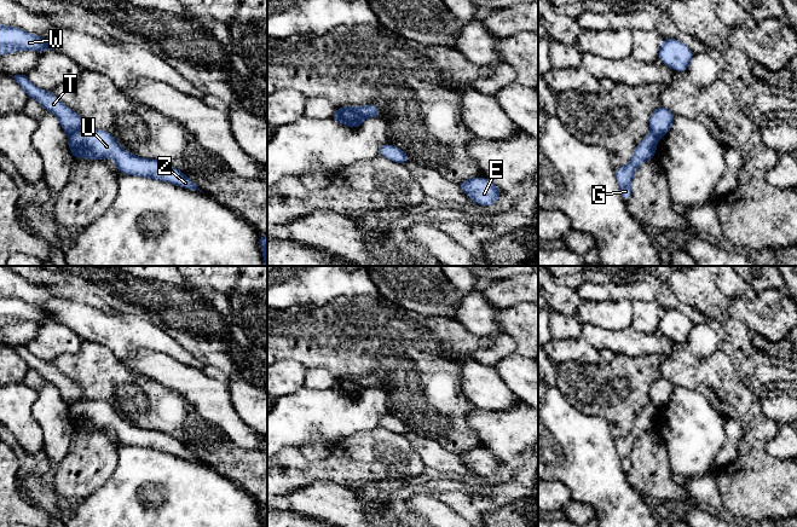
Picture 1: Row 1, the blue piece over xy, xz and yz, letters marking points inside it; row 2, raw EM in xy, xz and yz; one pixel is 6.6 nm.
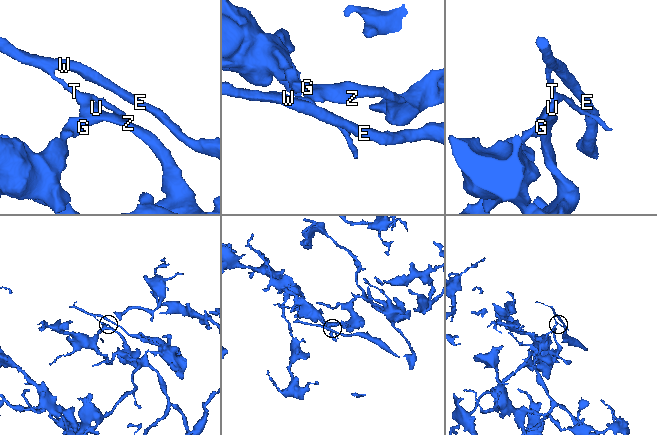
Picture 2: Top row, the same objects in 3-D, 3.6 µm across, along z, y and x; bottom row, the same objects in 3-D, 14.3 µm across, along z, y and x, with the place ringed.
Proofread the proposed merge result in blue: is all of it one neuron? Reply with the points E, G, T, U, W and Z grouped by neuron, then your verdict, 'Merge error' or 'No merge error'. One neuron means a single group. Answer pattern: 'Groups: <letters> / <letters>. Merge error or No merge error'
Groups: E T W / G U Z. Merge error

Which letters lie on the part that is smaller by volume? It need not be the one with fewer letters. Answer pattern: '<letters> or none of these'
E, T, W

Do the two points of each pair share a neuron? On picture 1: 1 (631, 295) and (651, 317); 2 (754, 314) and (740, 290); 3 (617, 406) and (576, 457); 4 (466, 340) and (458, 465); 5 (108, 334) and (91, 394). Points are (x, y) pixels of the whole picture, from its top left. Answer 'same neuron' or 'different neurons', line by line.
1: same neuron
2: different neurons
3: different neurons
4: different neurons
5: different neurons

